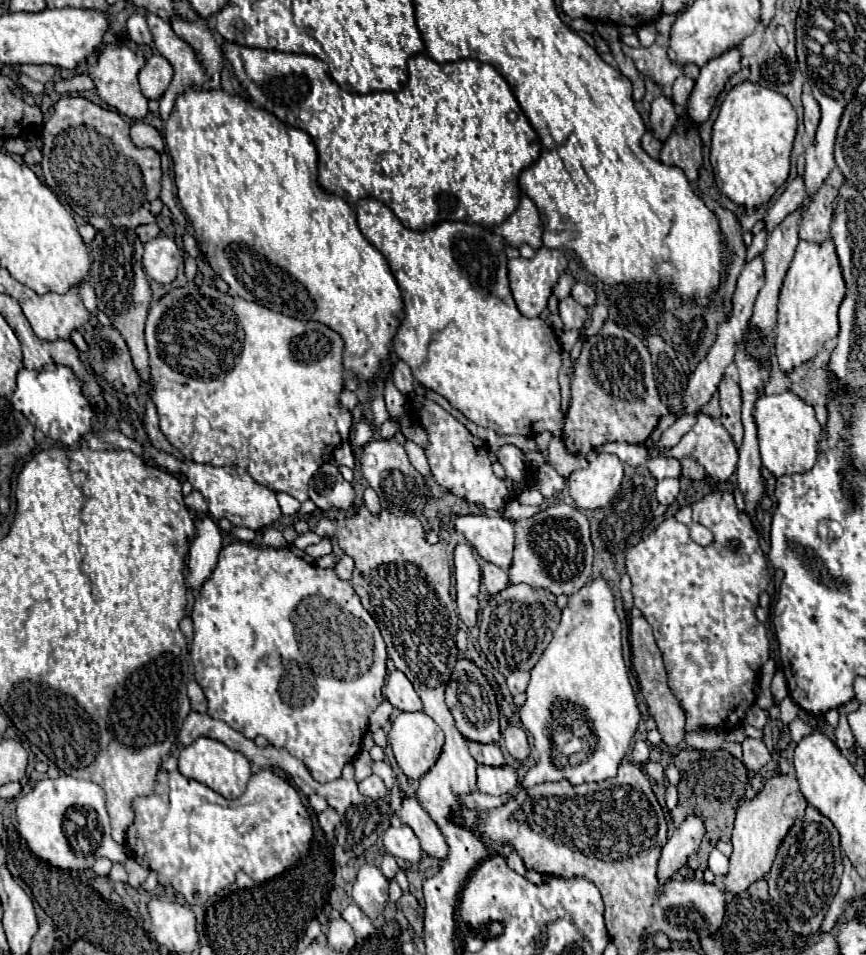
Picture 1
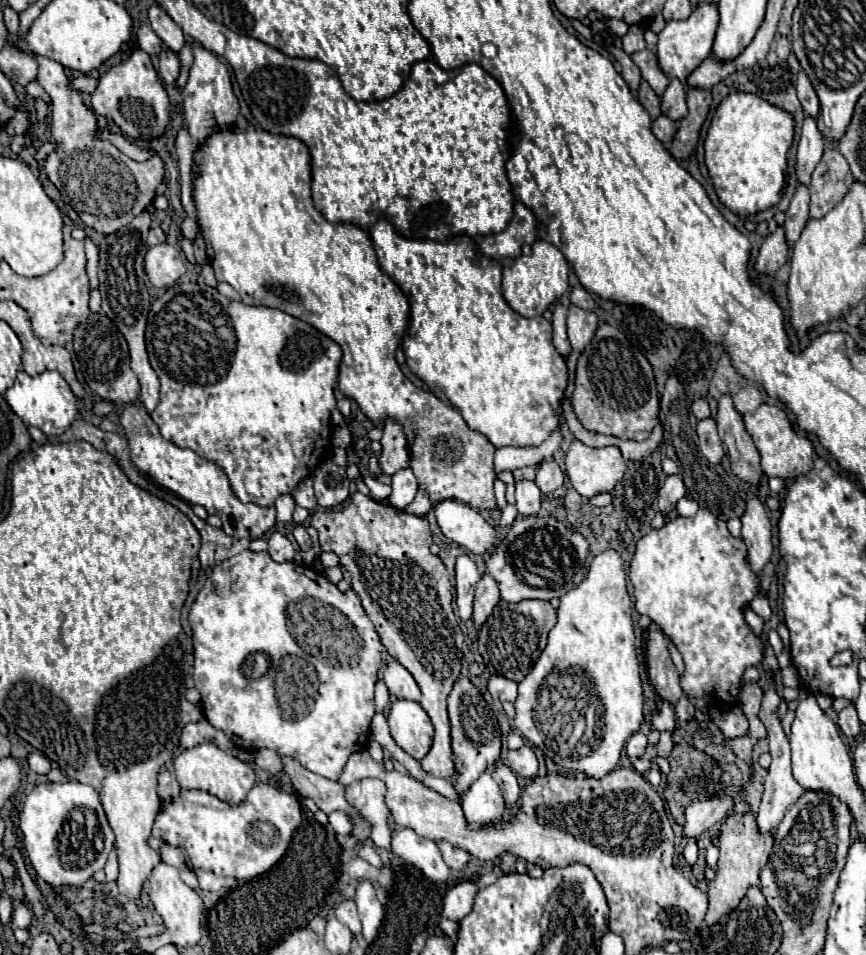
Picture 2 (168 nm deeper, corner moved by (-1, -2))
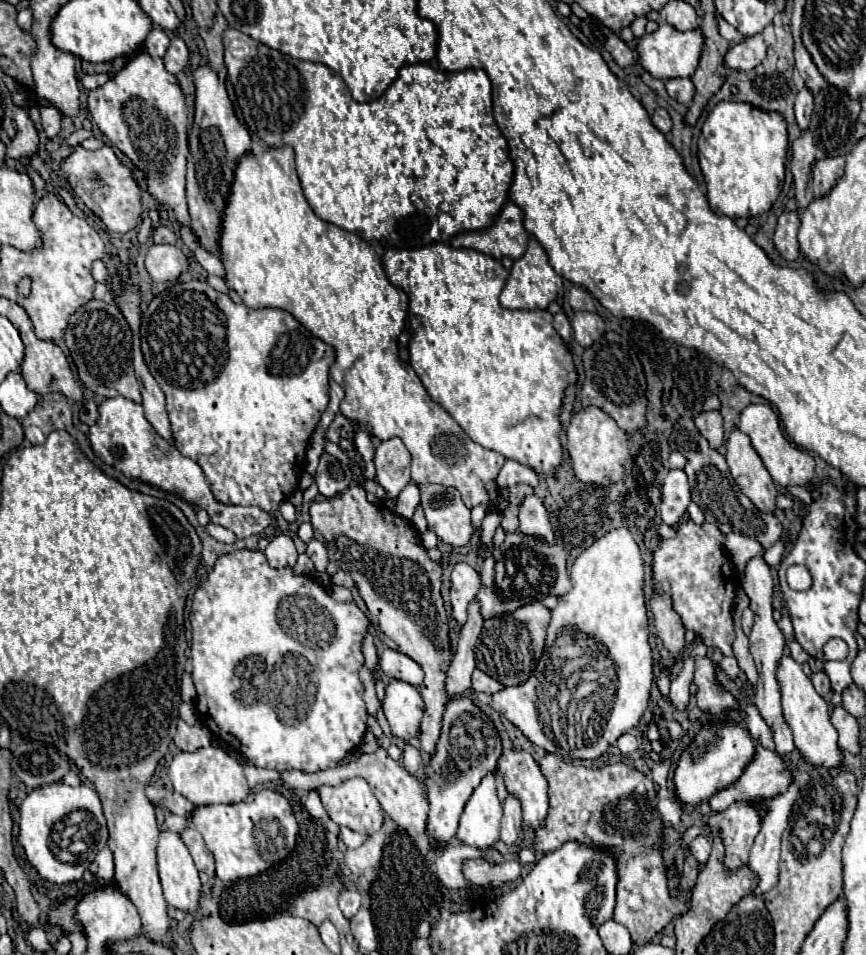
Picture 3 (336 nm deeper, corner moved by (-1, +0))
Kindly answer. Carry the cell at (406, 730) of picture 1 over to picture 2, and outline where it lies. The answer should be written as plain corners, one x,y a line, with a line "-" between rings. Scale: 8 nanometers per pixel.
394,701
388,711
388,727
398,743
416,761
426,757
430,751
430,739
434,739
434,727
430,717
414,701

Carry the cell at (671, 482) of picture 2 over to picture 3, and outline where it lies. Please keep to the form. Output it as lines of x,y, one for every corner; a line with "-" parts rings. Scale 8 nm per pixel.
672,469
662,485
660,515
666,525
678,525
690,503
690,487
684,469

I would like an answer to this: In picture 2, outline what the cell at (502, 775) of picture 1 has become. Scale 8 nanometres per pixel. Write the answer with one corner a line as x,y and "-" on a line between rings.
482,773
462,795
460,801
464,815
472,827
482,827
486,823
494,823
502,819
506,811
506,803
502,799
502,791
498,783
490,777
490,773

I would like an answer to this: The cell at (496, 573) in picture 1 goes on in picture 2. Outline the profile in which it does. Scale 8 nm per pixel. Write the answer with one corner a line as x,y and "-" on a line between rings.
484,573
482,579
476,585
476,597
474,597
474,627
480,629
484,625
484,621
488,619
488,615
492,613
494,605
500,601
500,591
498,591
498,581

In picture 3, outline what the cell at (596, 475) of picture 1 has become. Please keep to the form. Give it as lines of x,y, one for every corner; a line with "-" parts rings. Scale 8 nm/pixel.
594,405
574,411
570,425
566,427
566,437
566,449
570,453
574,473
580,481
592,485
610,485
624,477
624,463
630,457
628,435
608,413

